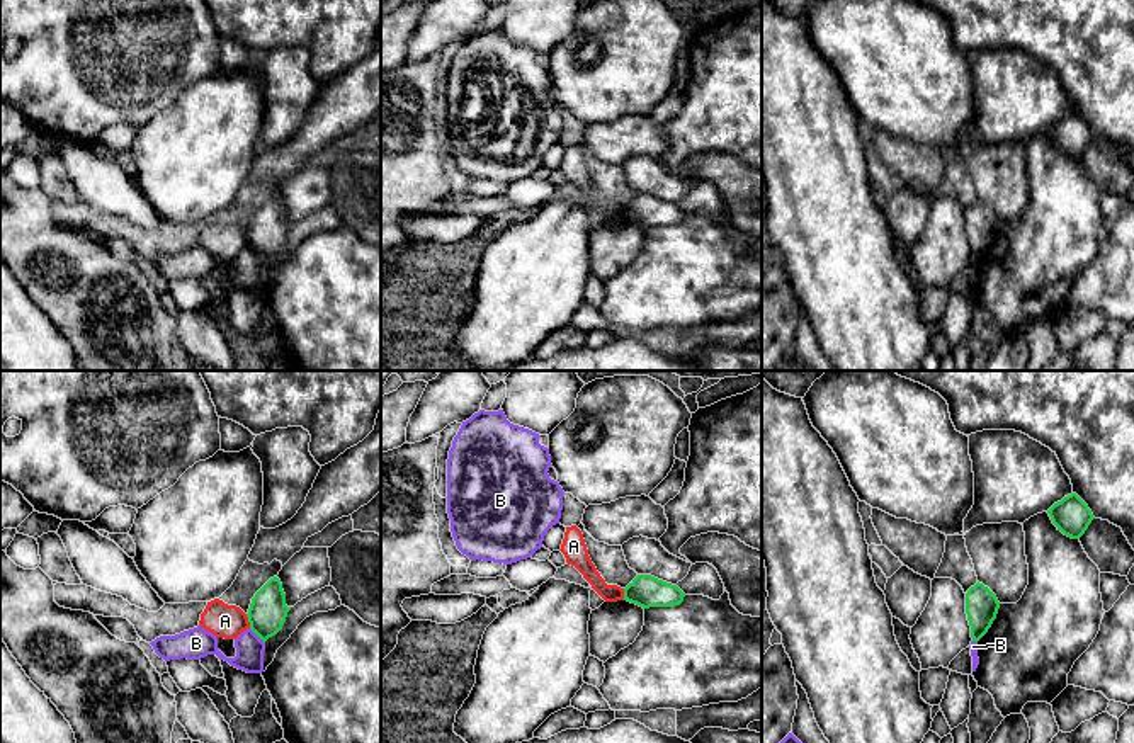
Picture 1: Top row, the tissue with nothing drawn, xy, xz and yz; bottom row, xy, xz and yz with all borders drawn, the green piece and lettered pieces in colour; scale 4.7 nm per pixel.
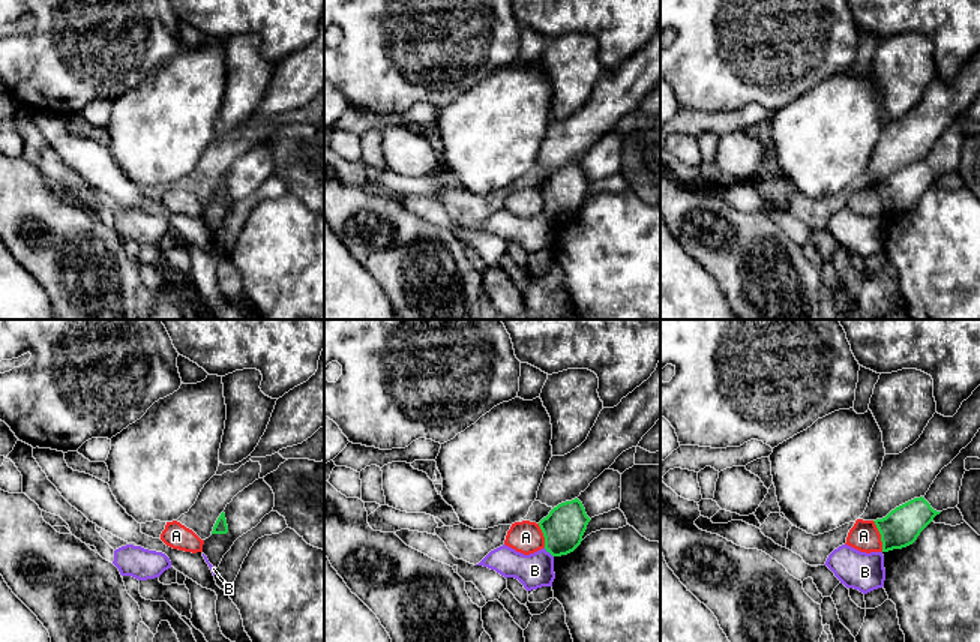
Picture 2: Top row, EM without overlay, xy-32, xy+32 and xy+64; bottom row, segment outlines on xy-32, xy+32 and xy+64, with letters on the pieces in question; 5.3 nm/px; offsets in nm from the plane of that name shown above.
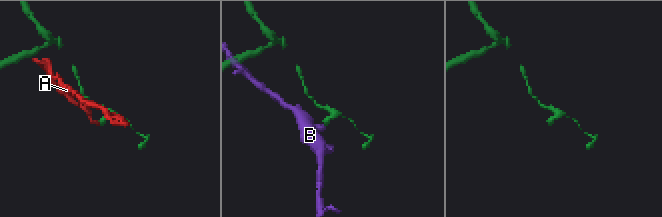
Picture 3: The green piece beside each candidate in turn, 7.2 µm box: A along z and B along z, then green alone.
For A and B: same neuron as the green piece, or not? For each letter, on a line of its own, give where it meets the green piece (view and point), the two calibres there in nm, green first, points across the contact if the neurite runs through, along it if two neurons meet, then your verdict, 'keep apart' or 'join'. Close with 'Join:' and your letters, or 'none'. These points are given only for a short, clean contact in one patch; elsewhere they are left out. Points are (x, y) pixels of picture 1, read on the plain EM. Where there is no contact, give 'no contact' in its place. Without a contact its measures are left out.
A: contact xy (249, 240); calibres 180 and 160 nm; border xy (245, 233), (250, 247); keep apart
B: contact xy (257, 254); calibres 180 and 130 nm; border xy (250, 247), (264, 262); keep apart
Join: none

